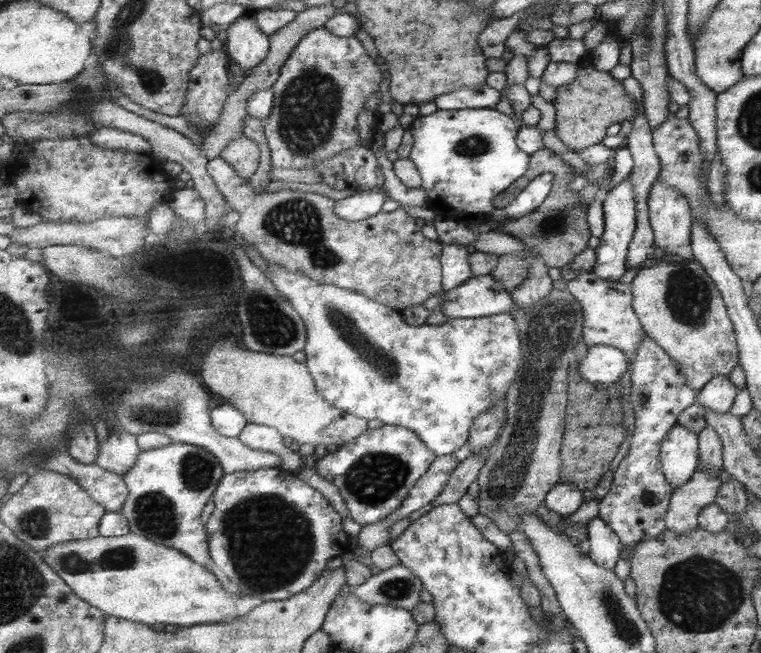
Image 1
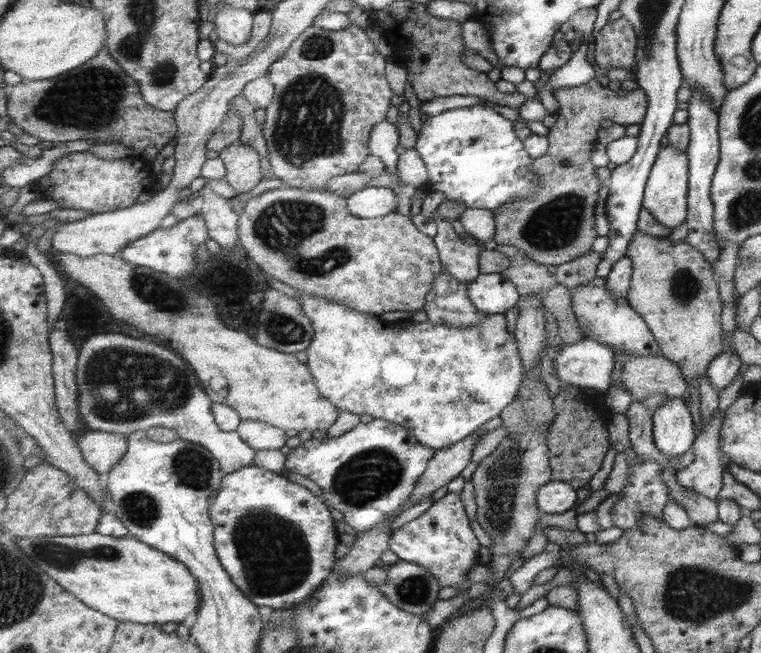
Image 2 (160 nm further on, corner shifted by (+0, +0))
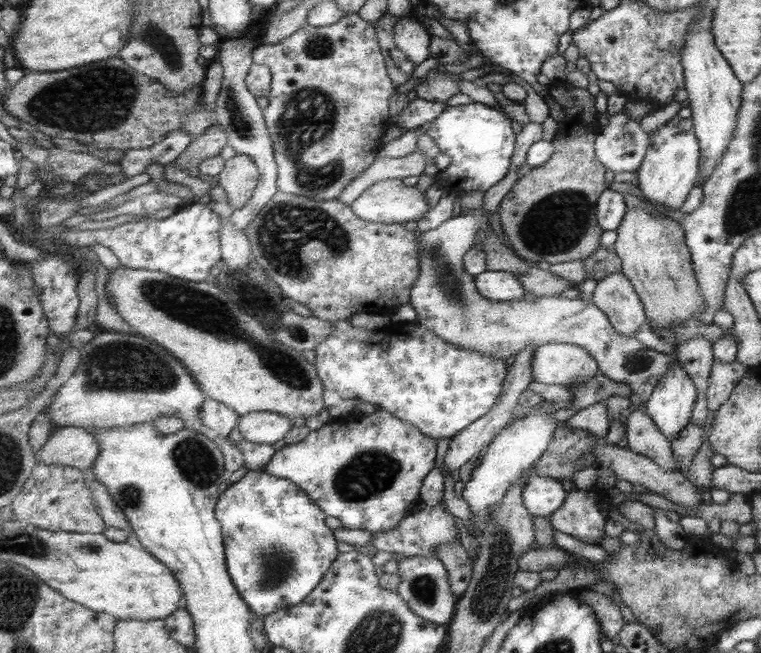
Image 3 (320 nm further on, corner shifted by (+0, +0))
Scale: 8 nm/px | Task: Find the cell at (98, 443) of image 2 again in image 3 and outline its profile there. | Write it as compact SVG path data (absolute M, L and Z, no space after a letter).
M65 427L52 430L37 457L42 464L73 466L87 472L94 466L99 451L97 439L89 429Z

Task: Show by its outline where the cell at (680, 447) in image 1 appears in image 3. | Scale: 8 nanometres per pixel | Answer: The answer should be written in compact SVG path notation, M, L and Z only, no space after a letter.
M676 355L667 376L655 387L651 400L647 402L647 414L668 436L676 437L685 426L692 422L698 400L698 388L691 376L685 372Z

